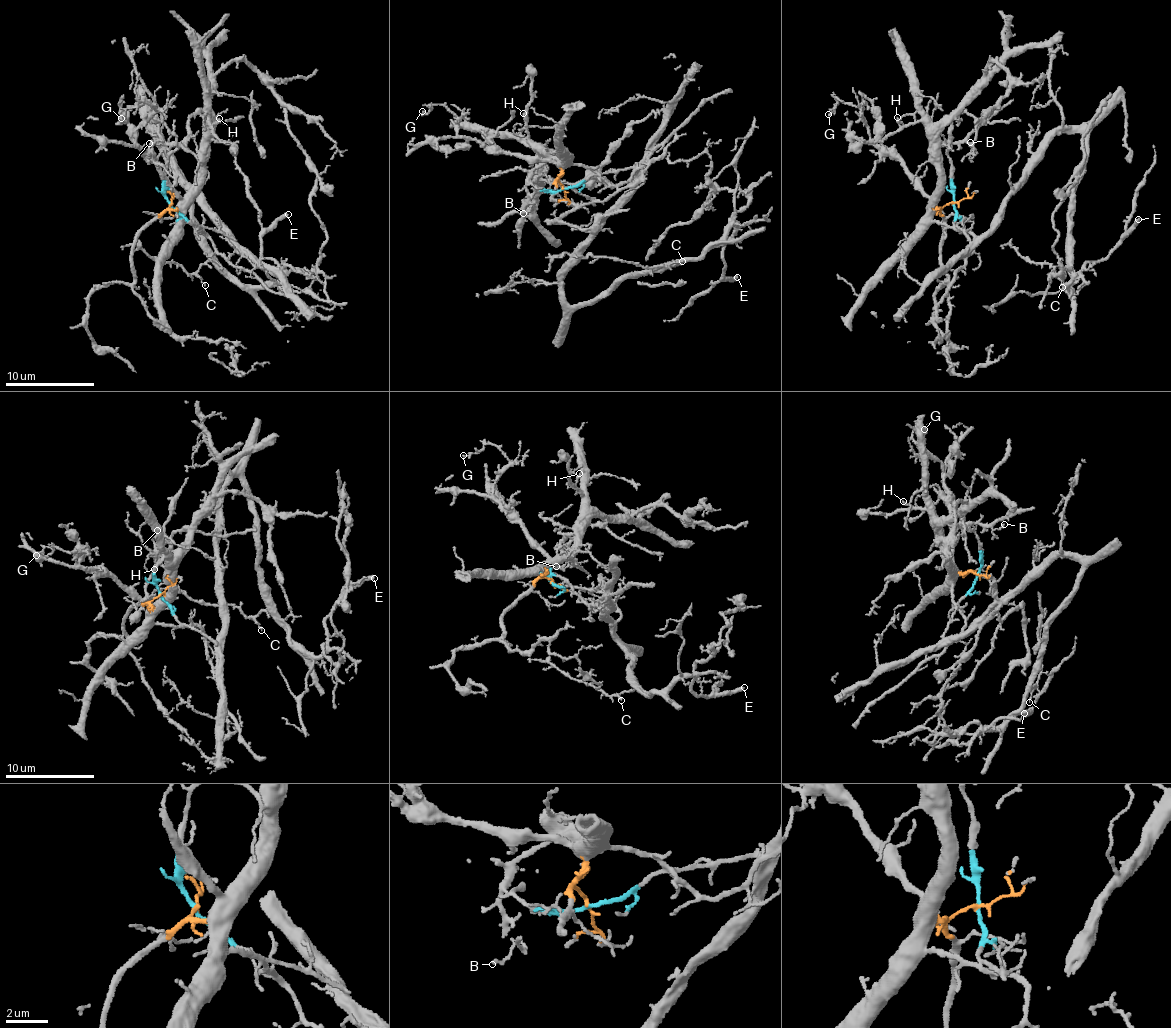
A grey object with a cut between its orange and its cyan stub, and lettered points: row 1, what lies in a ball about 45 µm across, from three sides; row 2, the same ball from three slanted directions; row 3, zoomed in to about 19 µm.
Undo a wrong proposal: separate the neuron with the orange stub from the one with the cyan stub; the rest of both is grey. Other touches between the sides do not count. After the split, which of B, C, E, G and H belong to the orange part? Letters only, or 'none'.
B, G, H

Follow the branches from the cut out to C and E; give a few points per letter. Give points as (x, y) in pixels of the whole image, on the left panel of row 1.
C: (171, 203), (230, 240), (148, 132), (191, 198), (197, 238), (207, 254), (198, 274), (205, 285)
E: (171, 203), (230, 240), (149, 132), (178, 169), (197, 238), (245, 285), (281, 278), (260, 244), (288, 215)

